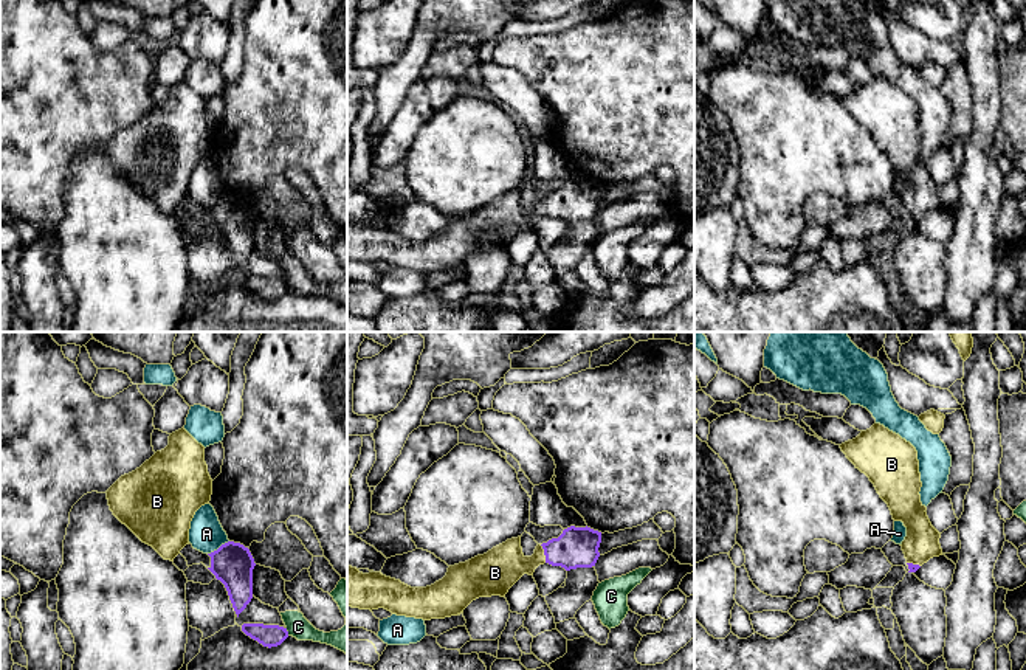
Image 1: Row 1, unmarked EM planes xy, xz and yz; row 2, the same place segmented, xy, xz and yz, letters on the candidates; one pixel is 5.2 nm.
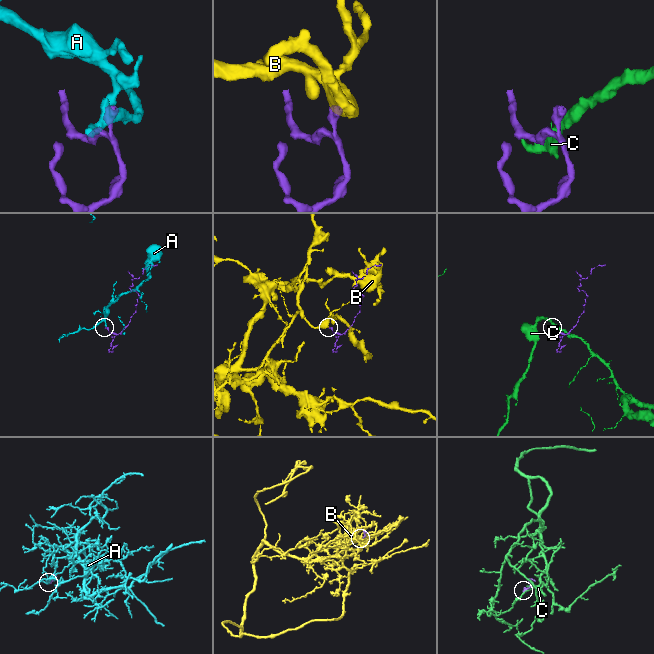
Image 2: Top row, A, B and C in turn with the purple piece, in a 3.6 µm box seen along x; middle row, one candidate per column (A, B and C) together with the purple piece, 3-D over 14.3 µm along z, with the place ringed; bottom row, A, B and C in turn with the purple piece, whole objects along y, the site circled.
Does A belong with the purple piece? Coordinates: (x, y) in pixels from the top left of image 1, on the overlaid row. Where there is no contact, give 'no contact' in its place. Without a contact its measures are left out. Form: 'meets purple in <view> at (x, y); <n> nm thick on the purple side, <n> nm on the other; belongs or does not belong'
meets purple in xy at (219, 548); 220 nm thick on the purple side, 180 nm on the other; does not belong

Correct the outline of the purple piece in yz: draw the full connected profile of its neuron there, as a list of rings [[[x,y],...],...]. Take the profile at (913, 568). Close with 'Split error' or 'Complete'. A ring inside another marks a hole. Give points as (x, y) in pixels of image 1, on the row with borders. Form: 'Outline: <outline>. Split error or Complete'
Outline: [[[874,423],[840,448],[874,484],[893,520],[907,527],[900,546],[908,572],[916,572],[930,558],[942,555],[941,534],[931,526],[927,507],[921,502],[922,482],[916,448],[880,423]]]. Split error

